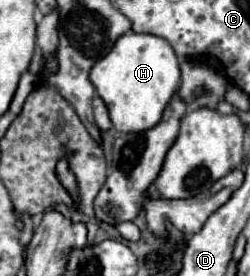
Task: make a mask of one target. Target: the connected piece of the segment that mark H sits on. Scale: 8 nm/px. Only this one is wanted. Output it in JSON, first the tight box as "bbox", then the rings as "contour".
{"bbox":[90,32,180,132],"contour":[[[126,32],[114,48],[94,64],[90,80],[108,104],[112,126],[118,132],[146,132],[154,128],[180,86],[180,64],[172,46],[156,34]]]}

